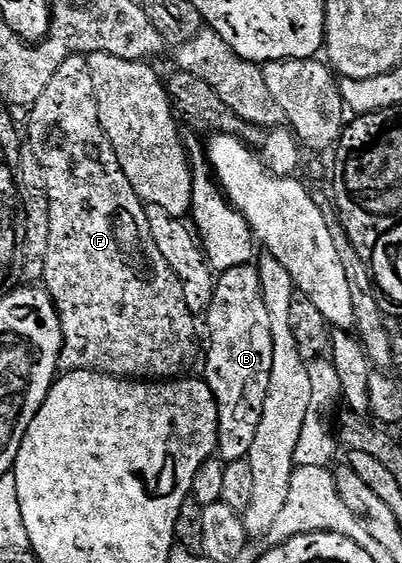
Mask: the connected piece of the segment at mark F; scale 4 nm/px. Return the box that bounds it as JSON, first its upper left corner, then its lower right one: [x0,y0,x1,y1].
[27,56,199,382]

